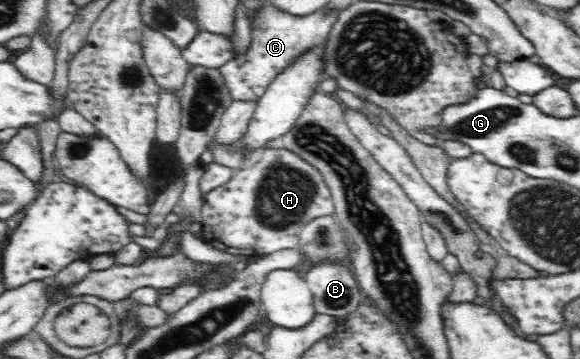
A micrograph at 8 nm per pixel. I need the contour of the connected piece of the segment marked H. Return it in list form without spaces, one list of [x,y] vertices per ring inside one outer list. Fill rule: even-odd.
[[[266,148],[258,163],[247,169],[235,171],[231,181],[203,196],[205,204],[201,211],[201,224],[203,224],[201,238],[223,253],[266,256],[279,250],[298,247],[301,233],[307,224],[313,219],[335,214],[332,195],[322,175],[307,161],[303,161],[288,149]]]

